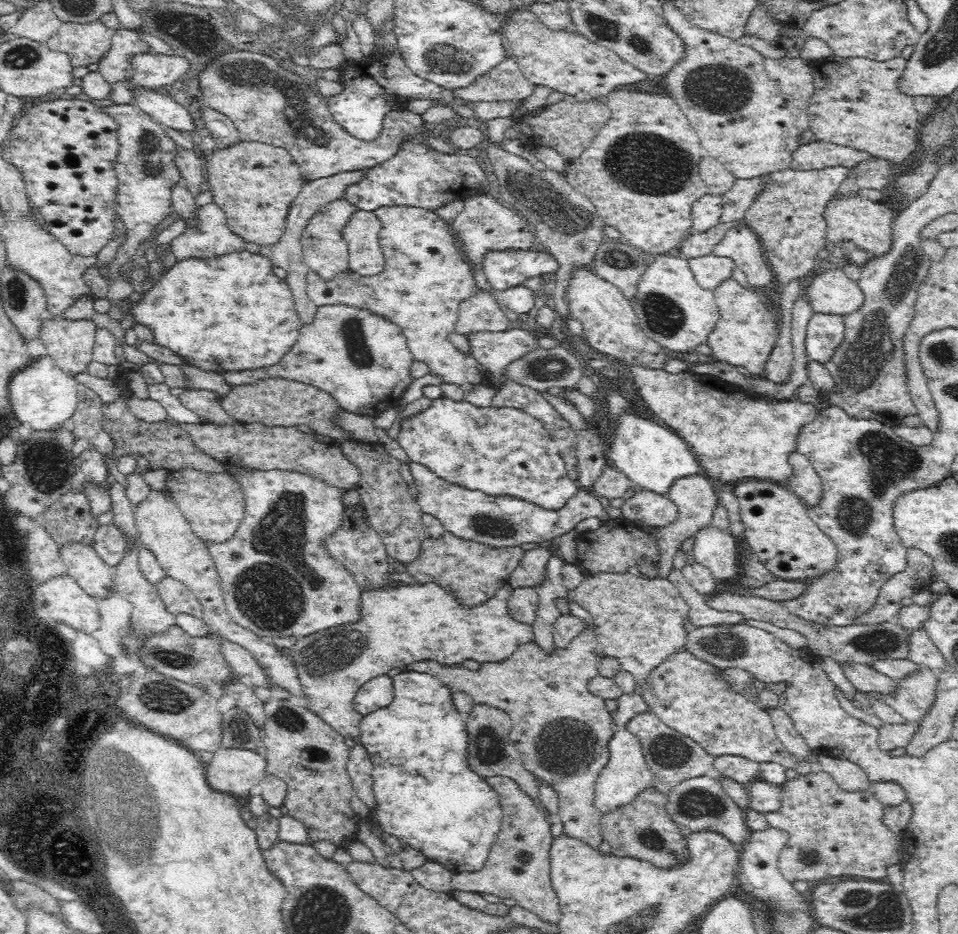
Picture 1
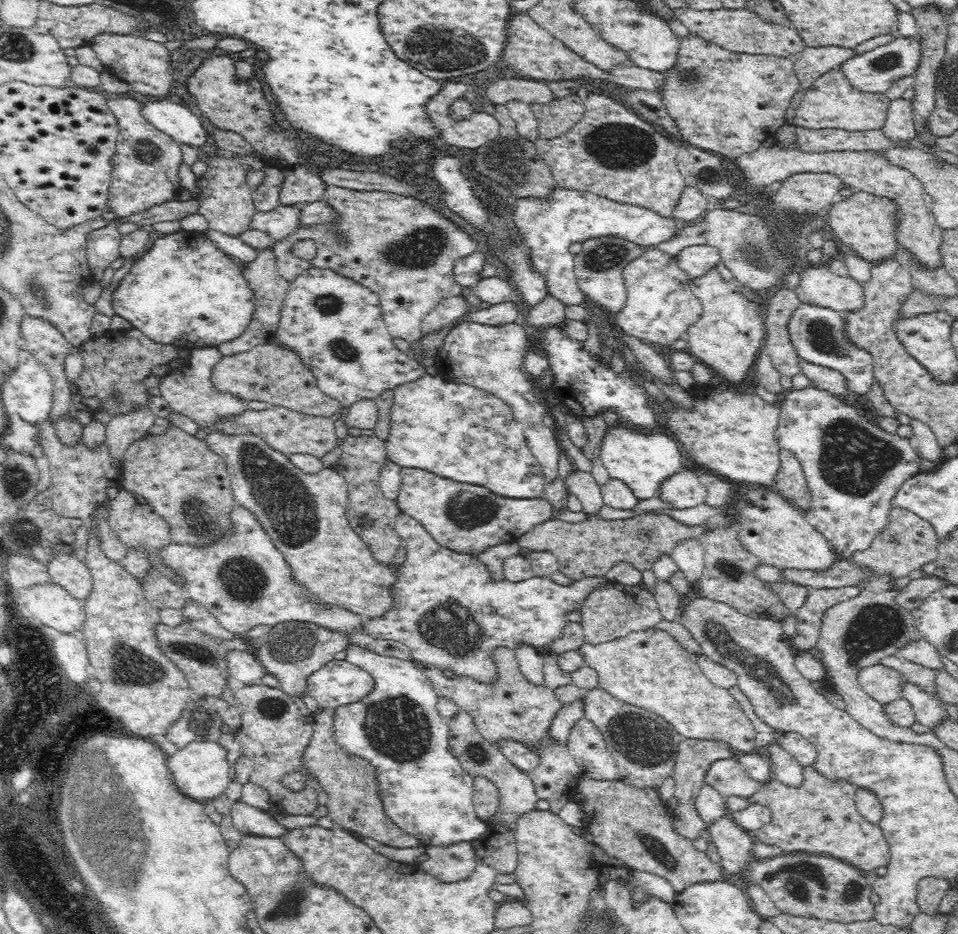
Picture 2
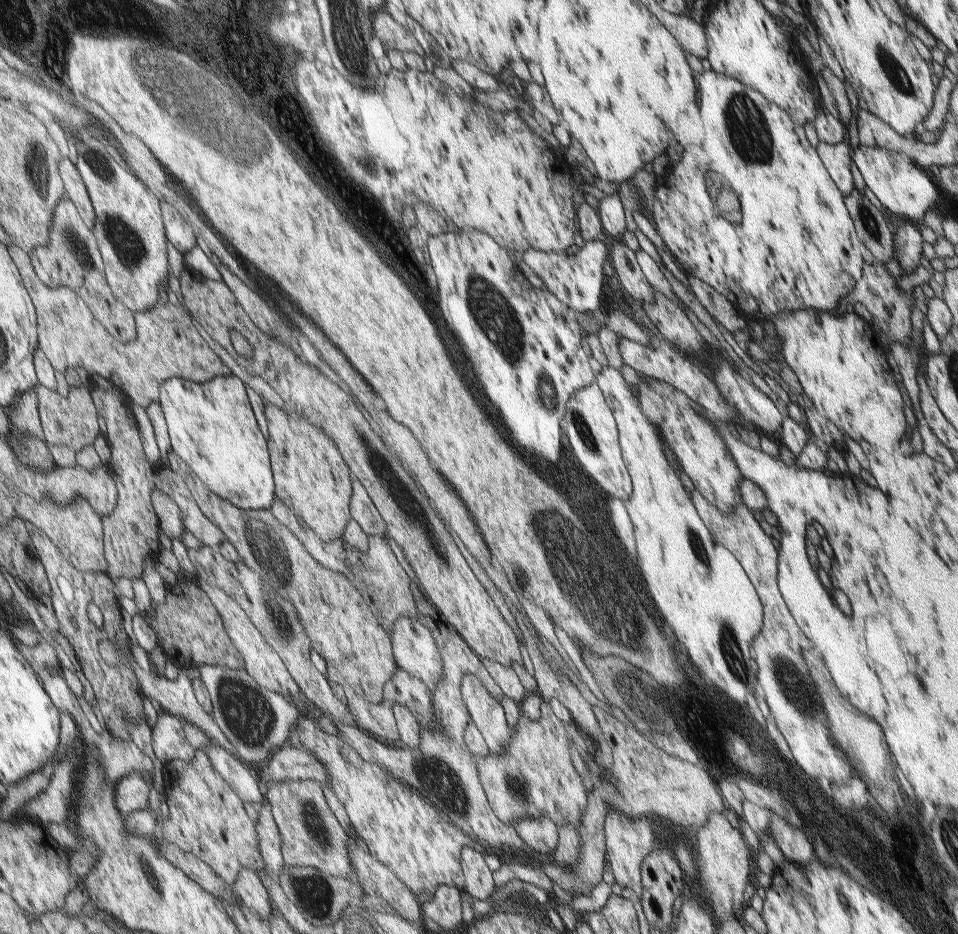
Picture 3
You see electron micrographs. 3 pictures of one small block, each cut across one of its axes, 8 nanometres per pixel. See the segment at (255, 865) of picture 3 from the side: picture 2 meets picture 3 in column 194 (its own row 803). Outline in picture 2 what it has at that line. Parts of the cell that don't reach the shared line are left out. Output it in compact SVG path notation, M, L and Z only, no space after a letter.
M805 768L800 786L786 786L776 779L762 784L751 799L770 811L770 821L752 830L760 842L775 844L786 853L796 850L815 852L840 859L852 867L874 871L887 866L891 854L887 837L879 825L868 823L854 806L854 792L858 788L839 780L828 782L824 777Z

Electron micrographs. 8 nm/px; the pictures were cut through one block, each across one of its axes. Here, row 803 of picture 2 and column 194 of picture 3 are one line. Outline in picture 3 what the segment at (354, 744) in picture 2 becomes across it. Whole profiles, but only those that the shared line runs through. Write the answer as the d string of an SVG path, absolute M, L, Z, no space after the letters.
M217 376L210 382L199 383L174 377L162 384L161 403L175 452L218 496L238 508L274 508L279 495L270 440L262 434L242 378Z

